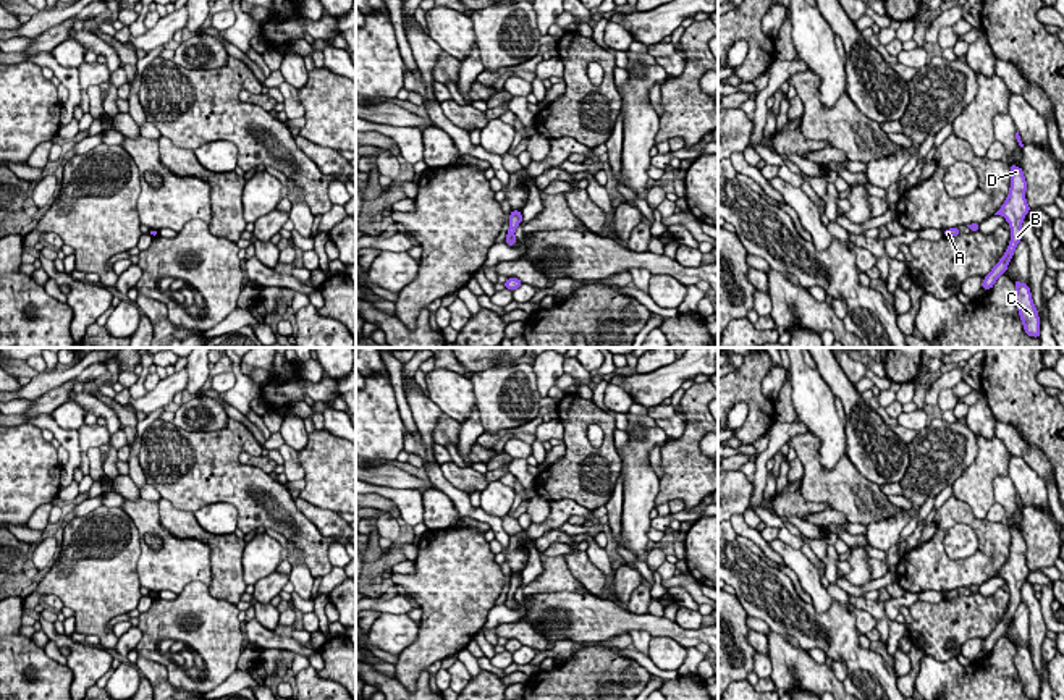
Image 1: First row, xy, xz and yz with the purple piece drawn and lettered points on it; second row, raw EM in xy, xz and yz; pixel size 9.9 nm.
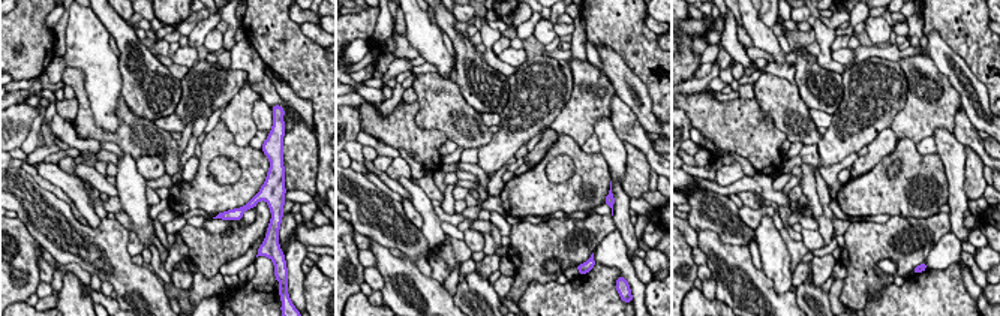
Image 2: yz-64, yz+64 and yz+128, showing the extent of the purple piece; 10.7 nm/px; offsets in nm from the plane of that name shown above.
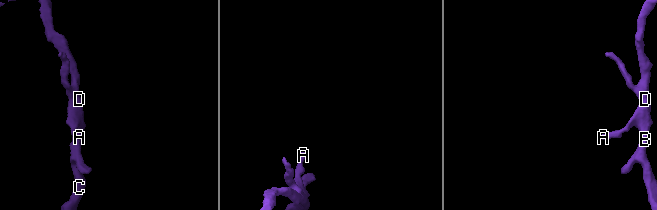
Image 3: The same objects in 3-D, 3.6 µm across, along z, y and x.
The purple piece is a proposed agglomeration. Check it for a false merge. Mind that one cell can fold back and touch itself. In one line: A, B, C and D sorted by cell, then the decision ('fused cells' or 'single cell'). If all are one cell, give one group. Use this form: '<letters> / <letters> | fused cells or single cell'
A B C D | single cell

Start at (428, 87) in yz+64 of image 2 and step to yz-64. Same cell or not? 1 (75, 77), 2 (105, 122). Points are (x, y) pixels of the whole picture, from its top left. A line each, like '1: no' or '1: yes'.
1: yes
2: no

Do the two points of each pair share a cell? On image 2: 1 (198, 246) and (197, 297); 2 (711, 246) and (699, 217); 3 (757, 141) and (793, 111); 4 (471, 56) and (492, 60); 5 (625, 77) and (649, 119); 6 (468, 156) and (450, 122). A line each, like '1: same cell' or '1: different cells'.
1: different cells
2: different cells
3: different cells
4: different cells
5: same cell
6: different cells

